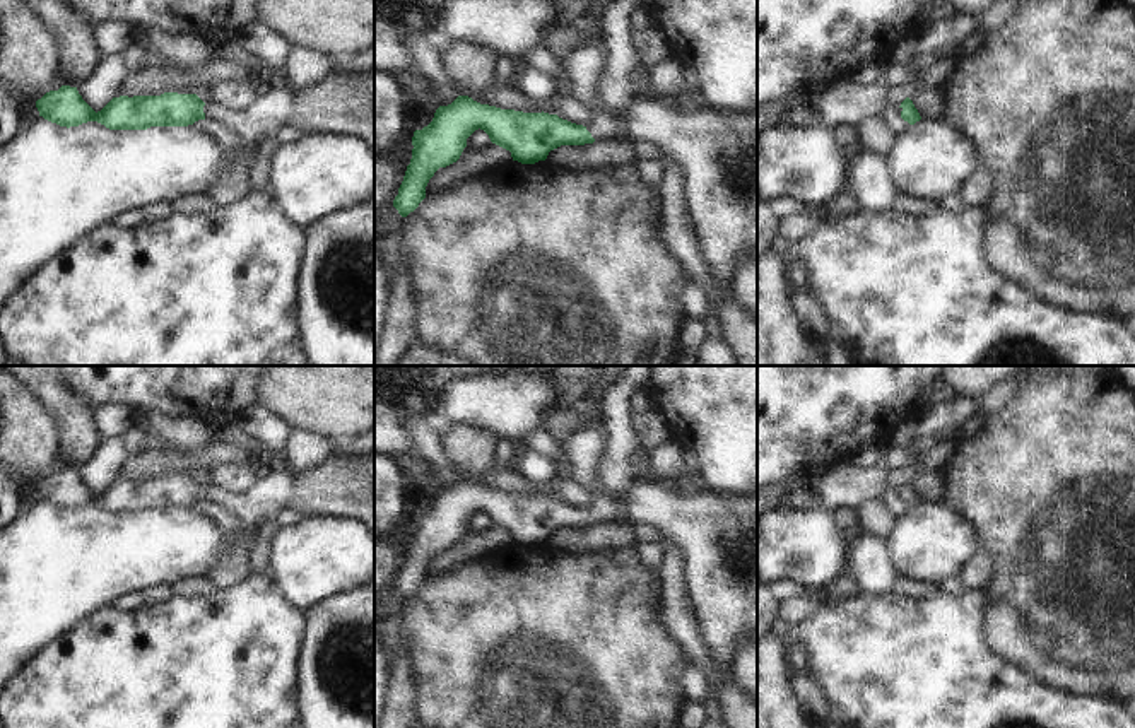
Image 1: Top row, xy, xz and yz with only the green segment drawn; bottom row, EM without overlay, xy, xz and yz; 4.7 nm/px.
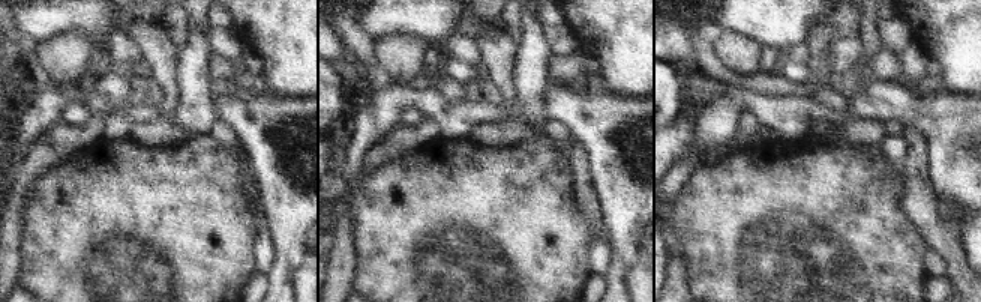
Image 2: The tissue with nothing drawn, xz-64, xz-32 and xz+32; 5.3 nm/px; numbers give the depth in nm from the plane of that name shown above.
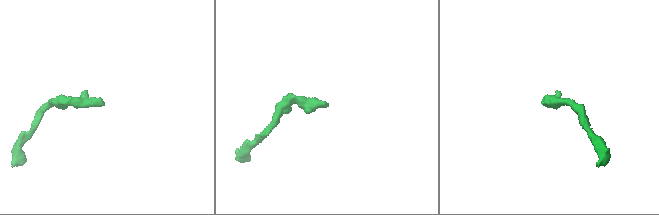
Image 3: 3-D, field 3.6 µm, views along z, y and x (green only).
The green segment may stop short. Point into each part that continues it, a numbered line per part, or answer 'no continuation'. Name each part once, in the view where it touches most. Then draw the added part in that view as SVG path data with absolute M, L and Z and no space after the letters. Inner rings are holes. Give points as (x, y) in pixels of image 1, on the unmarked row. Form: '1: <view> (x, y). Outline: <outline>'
1: xz (715, 535). Outline: M653 478L634 480L624 494L624 504L595 494L585 508L597 526L603 526L620 509L631 525L641 523L655 528L665 542L673 545L684 562L684 586L696 612L699 634L708 648L709 658L718 665L721 685L733 682L735 649L757 632L757 492L749 496L723 496L701 489L696 496L682 496Z

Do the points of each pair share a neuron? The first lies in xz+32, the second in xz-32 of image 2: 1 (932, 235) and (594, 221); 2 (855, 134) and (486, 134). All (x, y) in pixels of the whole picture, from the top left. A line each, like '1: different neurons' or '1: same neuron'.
1: same neuron
2: same neuron

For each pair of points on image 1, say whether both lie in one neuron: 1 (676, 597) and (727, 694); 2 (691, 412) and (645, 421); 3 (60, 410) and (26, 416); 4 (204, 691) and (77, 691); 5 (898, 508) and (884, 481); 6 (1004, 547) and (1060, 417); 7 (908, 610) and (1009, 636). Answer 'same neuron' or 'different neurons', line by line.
1: same neuron
2: different neurons
3: different neurons
4: same neuron
5: different neurons
6: same neuron
7: different neurons

